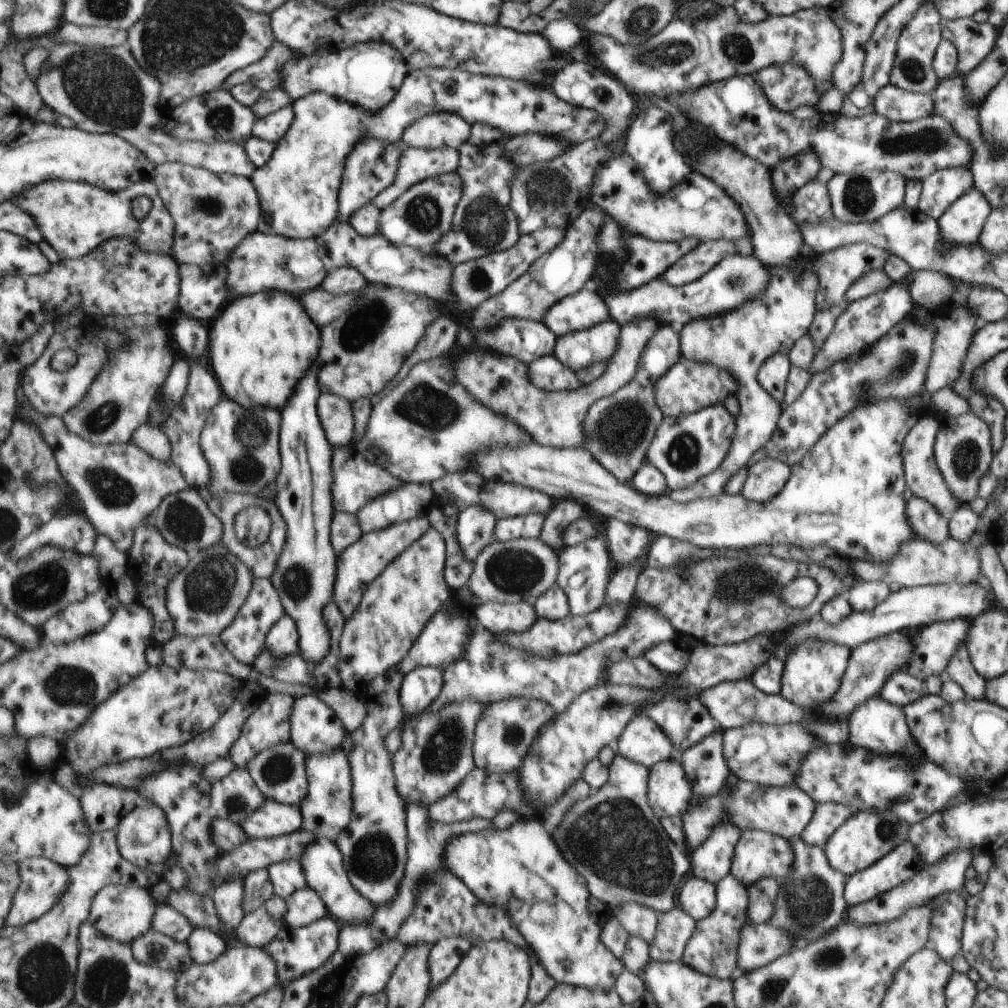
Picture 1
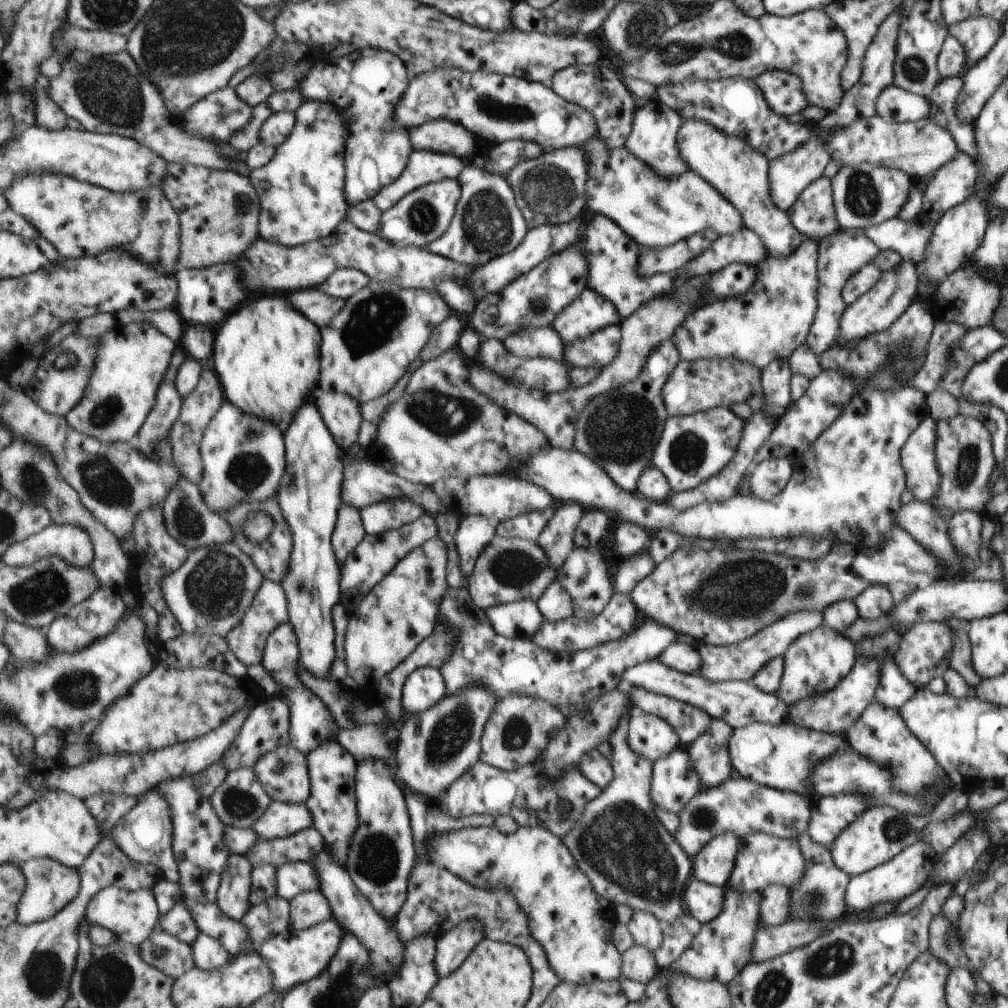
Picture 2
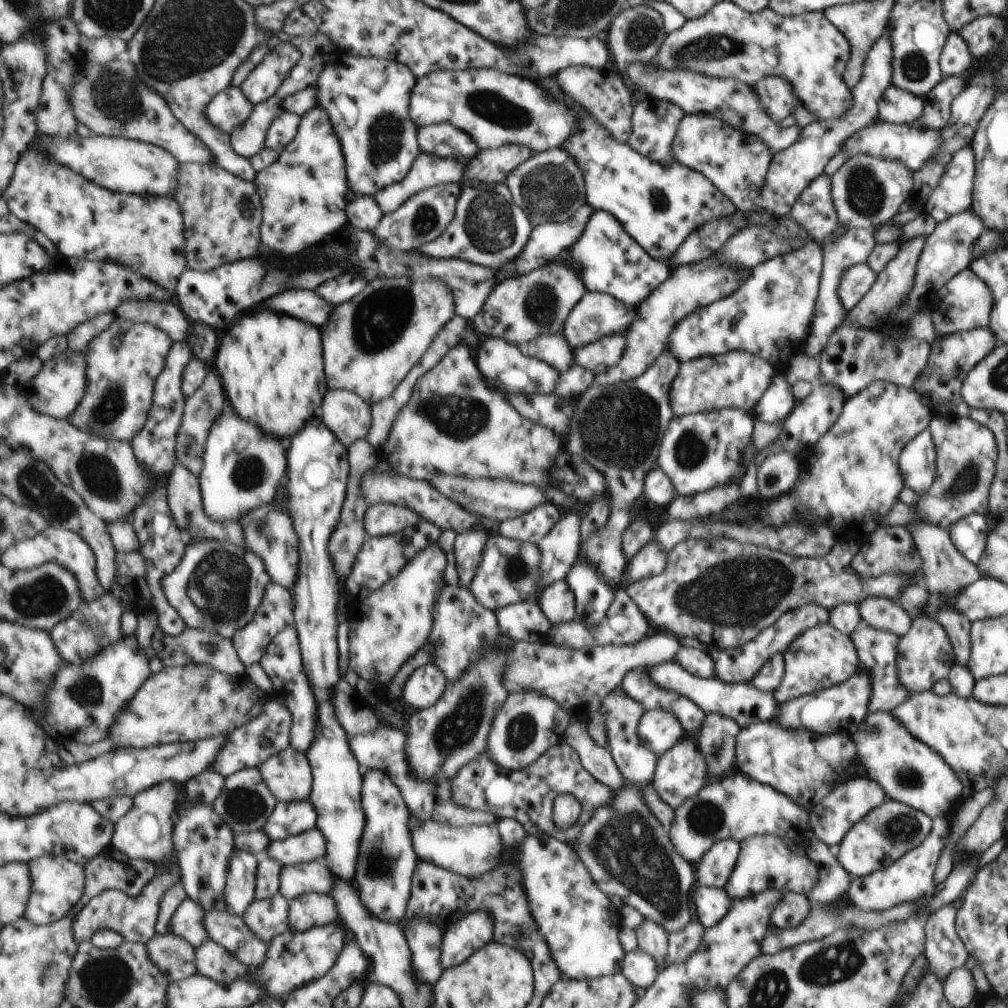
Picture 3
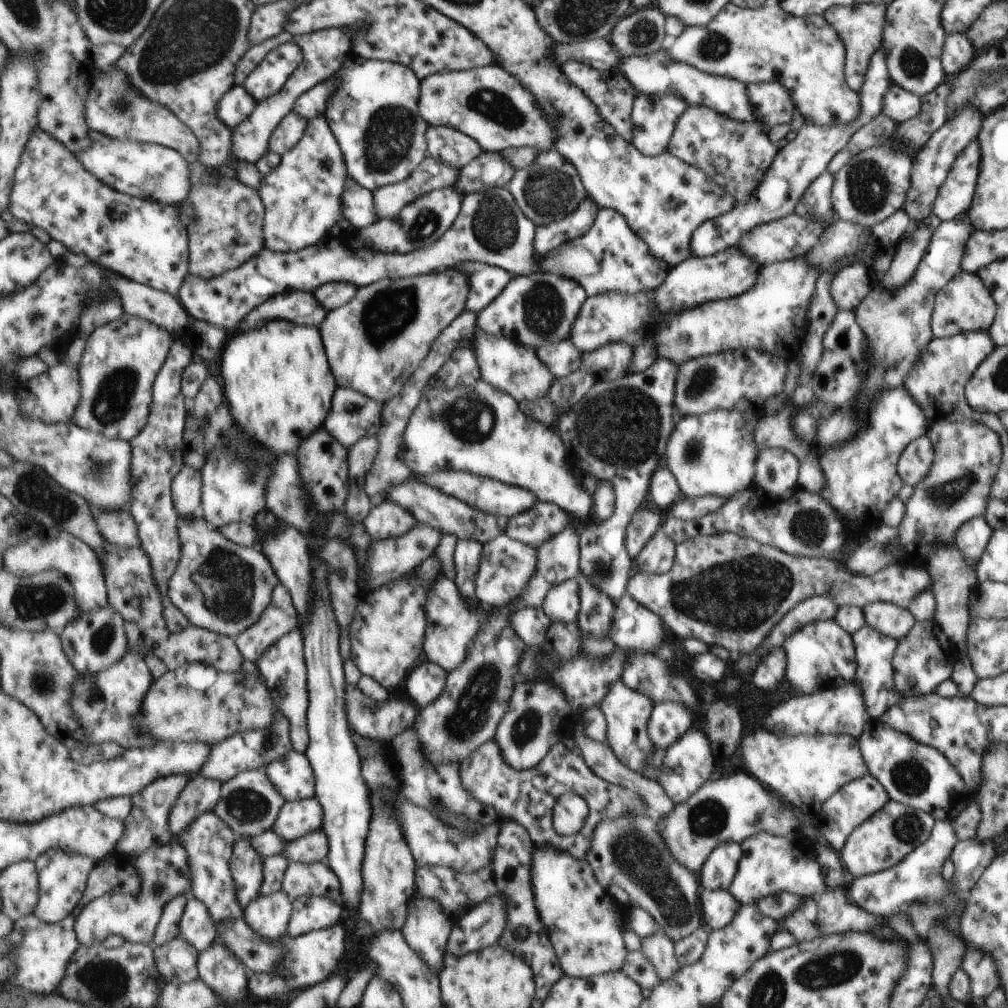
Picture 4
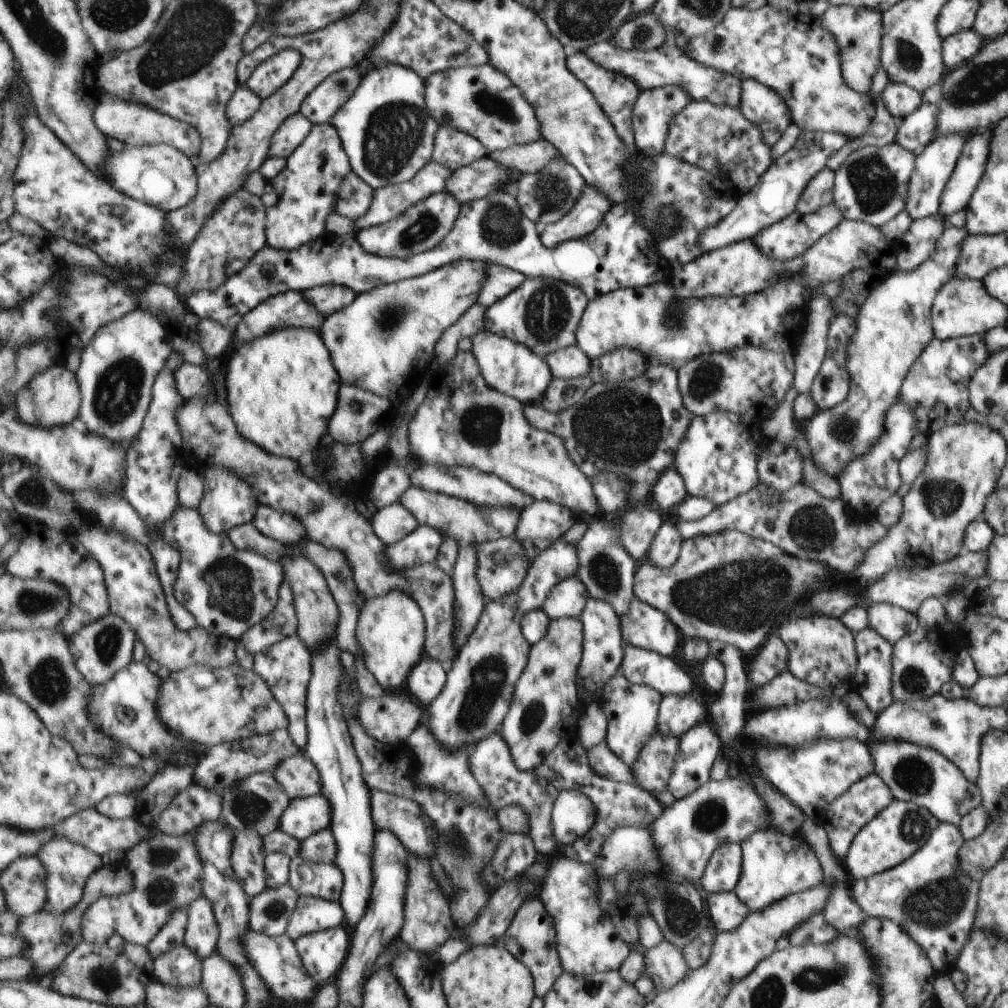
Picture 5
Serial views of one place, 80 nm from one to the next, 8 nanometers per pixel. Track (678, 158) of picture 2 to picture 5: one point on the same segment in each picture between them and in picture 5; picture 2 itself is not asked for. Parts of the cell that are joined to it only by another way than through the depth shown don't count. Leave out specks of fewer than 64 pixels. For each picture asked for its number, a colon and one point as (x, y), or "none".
3: (654, 123)
4: (653, 118)
5: (654, 108)

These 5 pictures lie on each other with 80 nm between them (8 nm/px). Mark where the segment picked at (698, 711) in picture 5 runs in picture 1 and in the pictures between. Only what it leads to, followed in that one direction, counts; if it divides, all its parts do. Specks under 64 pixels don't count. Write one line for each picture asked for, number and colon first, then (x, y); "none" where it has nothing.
1: (642, 741)
2: (650, 737)
3: (659, 729)
4: (669, 720)

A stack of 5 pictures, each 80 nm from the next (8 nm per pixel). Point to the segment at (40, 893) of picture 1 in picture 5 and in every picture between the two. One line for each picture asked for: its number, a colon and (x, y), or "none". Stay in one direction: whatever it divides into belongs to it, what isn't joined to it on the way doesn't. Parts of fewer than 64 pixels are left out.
2: (51, 886)
3: (59, 883)
4: (63, 876)
5: (69, 864)

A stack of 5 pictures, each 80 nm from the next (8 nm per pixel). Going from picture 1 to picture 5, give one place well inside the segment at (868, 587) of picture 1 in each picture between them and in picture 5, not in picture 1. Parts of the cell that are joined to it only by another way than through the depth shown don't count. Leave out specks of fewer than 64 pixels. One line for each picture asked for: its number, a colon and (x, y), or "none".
2: (874, 601)
3: (879, 613)
4: (888, 619)
5: (891, 622)

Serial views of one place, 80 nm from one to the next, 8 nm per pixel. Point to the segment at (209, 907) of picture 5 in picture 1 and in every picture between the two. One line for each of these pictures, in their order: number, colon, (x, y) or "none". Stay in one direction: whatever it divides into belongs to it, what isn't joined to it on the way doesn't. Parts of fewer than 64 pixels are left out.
1: (168, 920)
2: (179, 921)
3: (188, 922)
4: (197, 926)

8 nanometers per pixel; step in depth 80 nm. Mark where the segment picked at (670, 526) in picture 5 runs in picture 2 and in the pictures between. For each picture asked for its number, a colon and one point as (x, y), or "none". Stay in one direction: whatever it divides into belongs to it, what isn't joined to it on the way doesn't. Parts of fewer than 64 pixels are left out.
2: (627, 573)
3: (650, 560)
4: (657, 557)

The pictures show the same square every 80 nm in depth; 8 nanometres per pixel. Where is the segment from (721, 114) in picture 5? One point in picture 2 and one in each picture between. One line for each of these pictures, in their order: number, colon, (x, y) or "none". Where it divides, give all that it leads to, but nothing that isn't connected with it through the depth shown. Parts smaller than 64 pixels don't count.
2: (741, 175)
3: (736, 162)
4: (735, 154)

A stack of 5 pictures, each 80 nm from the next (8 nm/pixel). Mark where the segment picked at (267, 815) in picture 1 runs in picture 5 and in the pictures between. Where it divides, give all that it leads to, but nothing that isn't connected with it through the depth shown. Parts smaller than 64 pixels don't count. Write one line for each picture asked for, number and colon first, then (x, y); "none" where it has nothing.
2: (282, 819)
3: (291, 819)
4: (297, 818)
5: (307, 816)

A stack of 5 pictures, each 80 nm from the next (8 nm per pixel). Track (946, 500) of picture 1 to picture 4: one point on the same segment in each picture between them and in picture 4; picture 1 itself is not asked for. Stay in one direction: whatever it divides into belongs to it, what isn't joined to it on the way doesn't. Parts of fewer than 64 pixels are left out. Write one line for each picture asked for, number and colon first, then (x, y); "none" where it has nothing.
2: (923, 478)
3: (919, 461)
4: (915, 465)

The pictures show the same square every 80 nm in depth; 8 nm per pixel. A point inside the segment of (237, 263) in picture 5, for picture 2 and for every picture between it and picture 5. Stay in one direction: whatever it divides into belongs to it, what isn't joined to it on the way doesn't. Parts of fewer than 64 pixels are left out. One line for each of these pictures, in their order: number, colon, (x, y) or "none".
2: (219, 210)
3: (223, 212)
4: (229, 229)

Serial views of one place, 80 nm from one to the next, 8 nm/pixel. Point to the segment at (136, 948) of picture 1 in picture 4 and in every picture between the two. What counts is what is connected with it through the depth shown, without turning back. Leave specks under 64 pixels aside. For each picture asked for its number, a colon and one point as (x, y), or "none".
2: (169, 954)
3: (174, 955)
4: (177, 961)

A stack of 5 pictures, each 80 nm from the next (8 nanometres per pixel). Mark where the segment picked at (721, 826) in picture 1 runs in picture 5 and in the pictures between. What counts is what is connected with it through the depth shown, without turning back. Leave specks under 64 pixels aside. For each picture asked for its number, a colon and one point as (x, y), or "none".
2: (713, 865)
3: (713, 870)
4: (718, 871)
5: (722, 872)

